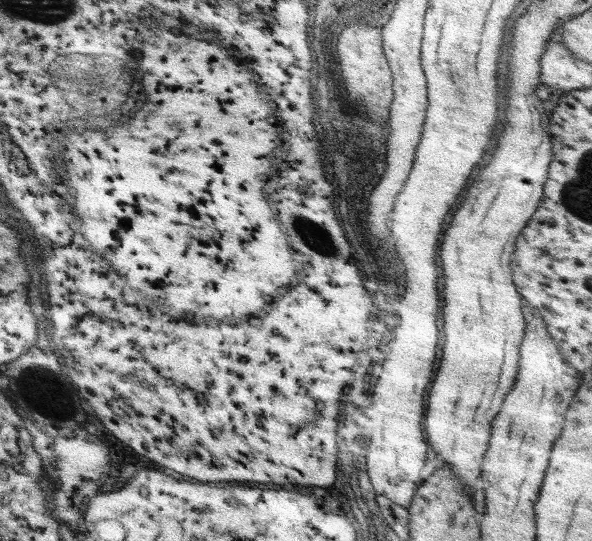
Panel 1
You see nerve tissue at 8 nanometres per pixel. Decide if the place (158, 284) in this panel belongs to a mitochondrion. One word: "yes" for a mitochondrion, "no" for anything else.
no

